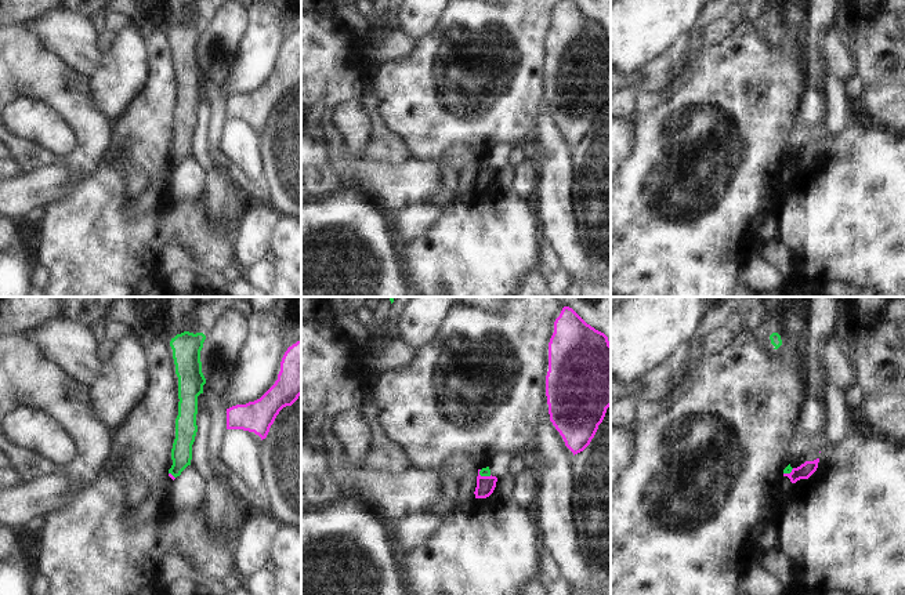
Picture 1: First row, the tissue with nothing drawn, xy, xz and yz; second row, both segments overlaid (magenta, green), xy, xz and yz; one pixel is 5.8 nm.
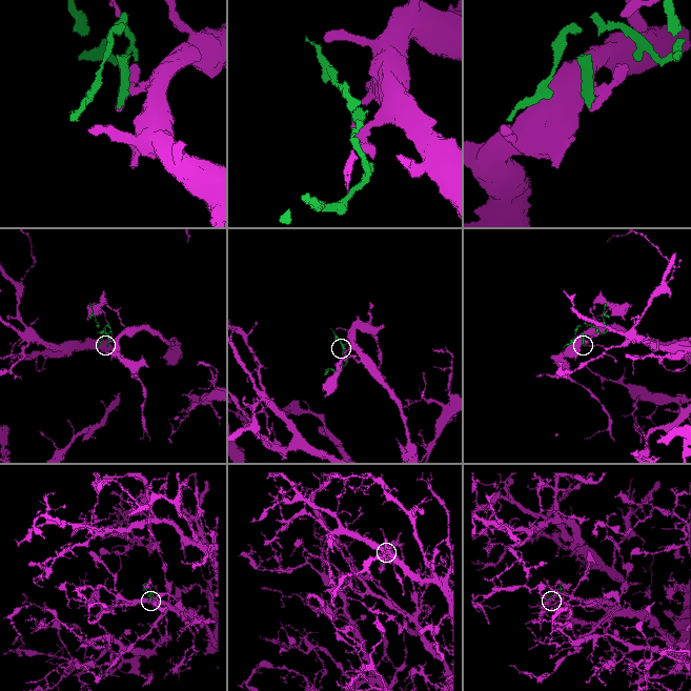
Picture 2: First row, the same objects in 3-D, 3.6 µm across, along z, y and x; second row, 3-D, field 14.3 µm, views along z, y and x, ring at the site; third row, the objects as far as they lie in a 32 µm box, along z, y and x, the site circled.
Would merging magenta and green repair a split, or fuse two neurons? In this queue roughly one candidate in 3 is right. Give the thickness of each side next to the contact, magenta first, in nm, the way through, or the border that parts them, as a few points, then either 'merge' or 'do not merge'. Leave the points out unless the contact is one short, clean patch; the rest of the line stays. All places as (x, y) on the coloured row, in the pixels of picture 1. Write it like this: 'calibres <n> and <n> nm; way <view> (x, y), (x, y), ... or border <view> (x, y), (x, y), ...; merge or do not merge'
calibres 110 and 50 nm; border xz (478, 471), (481, 475), (491, 475); do not merge

